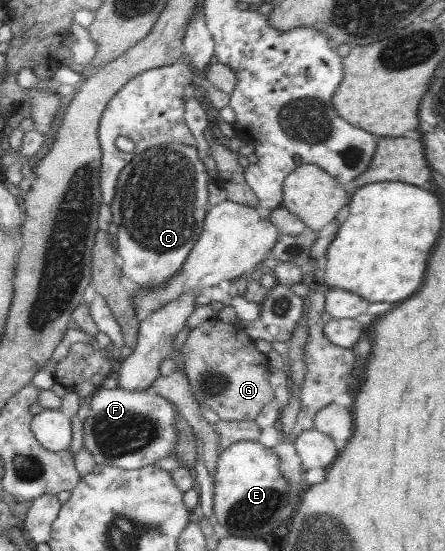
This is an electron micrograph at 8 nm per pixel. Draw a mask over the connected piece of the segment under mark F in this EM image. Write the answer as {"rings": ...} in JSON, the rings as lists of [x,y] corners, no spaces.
{"rings":[[[97,387],[92,397],[86,400],[90,404],[89,415],[84,423],[83,446],[93,456],[99,465],[114,465],[121,469],[139,469],[155,461],[175,455],[176,443],[179,441],[179,430],[175,426],[176,417],[179,415],[175,405],[167,399],[152,393],[150,390],[127,391],[119,387],[104,389]]]}

